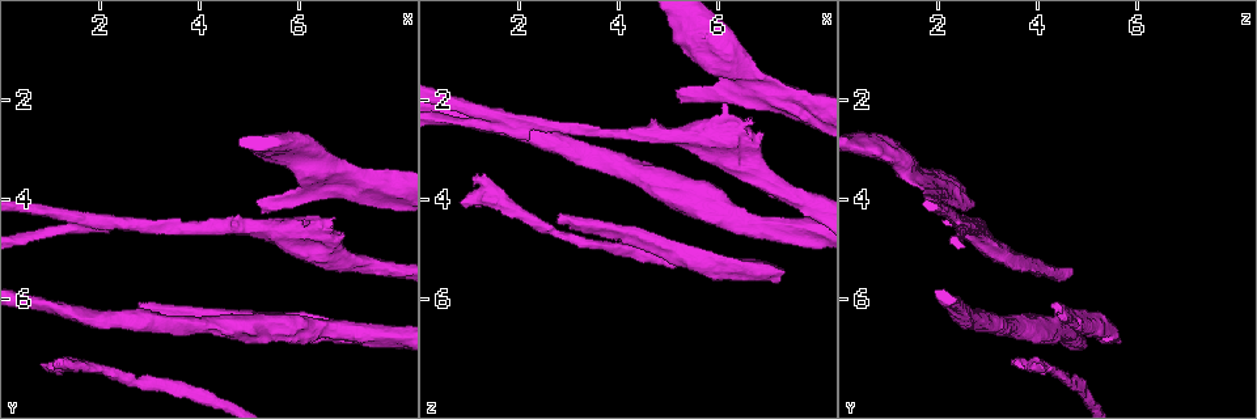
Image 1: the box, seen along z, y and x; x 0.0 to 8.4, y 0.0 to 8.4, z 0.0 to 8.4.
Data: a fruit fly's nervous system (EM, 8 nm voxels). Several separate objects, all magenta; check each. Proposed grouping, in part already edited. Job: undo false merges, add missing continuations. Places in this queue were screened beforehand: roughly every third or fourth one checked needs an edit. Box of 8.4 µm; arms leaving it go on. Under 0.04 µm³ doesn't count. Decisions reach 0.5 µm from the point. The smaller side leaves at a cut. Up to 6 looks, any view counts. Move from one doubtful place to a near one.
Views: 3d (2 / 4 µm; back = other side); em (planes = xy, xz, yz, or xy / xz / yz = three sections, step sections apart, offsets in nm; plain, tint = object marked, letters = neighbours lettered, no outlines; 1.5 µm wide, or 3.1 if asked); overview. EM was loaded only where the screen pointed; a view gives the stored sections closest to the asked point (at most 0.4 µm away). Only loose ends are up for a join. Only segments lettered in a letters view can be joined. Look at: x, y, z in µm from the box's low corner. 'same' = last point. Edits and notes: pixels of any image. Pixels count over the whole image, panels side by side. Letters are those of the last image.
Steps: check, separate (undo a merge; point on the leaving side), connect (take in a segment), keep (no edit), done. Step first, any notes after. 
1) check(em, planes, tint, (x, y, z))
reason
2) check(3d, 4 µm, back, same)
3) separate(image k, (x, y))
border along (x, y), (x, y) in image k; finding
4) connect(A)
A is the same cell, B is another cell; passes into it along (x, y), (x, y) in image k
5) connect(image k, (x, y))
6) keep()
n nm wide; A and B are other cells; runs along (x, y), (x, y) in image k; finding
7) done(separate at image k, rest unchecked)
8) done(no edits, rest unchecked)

check(3d, 2 µm, (2.10, 4.50, 2.45))

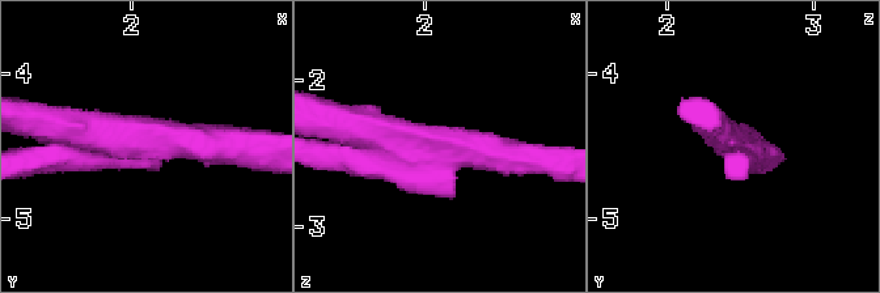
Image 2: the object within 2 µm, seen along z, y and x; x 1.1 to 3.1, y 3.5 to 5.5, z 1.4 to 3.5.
check(em, planes, plain, (2.10, 4.44, 2.46))
now the EM

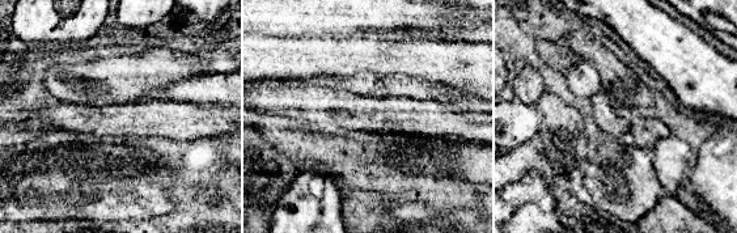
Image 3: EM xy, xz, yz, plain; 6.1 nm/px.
check(em, planes, letters, same)
what lies round it

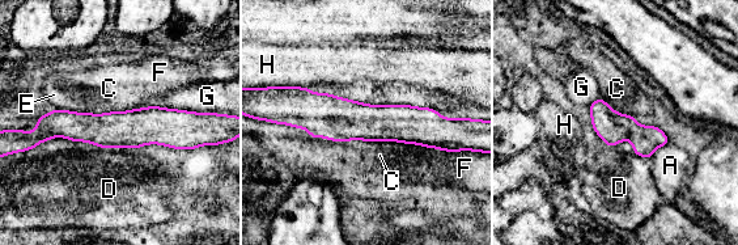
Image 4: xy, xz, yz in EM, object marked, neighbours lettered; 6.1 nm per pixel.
separate(image 4, (8, 142))
A, C, D, E, F, G and H are other cells; border along (35, 130), (54, 136) in image 4; two neurons meet here

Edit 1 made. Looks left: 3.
check(overview)
see it whole again

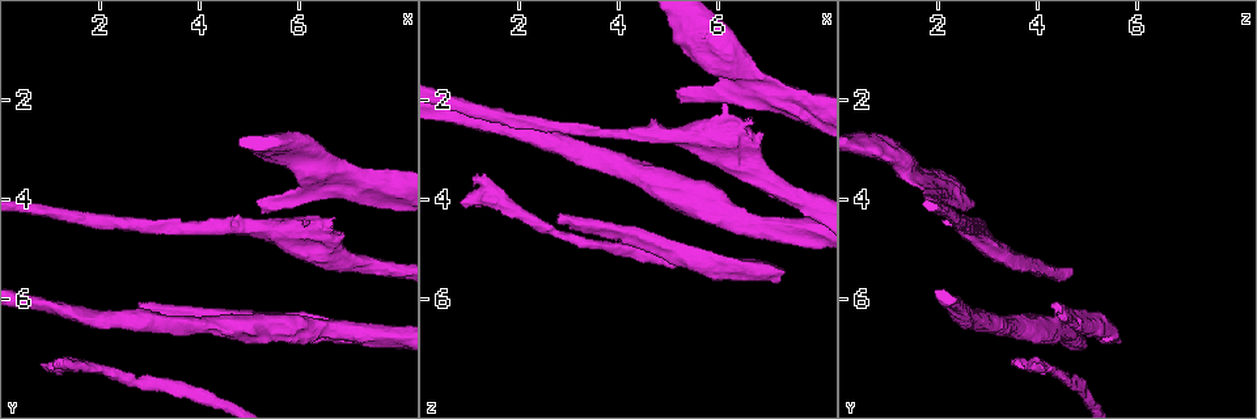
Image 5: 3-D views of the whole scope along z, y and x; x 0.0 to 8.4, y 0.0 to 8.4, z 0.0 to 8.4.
check(3d, 4 µm, (7.85, 4.00, 2.45))
closes a loop

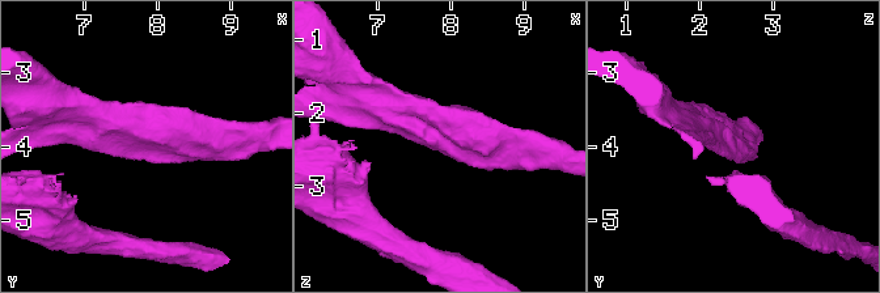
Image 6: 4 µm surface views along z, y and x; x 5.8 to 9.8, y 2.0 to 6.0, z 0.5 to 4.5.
check(em, planes, letters, (7.85, 4.00, 2.40))
shape alone is not enough

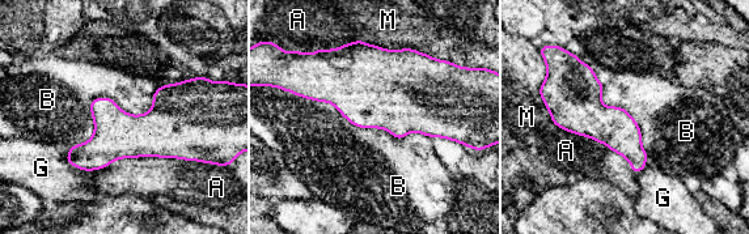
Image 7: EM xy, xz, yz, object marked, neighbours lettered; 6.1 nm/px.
keep()
240 nm wide; A, B, G and M are other cells; border along (212, 162), (119, 157), (89, 171) in image 7; continuous, no second neuron

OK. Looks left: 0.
done(separate at image 4, rest unchecked)

